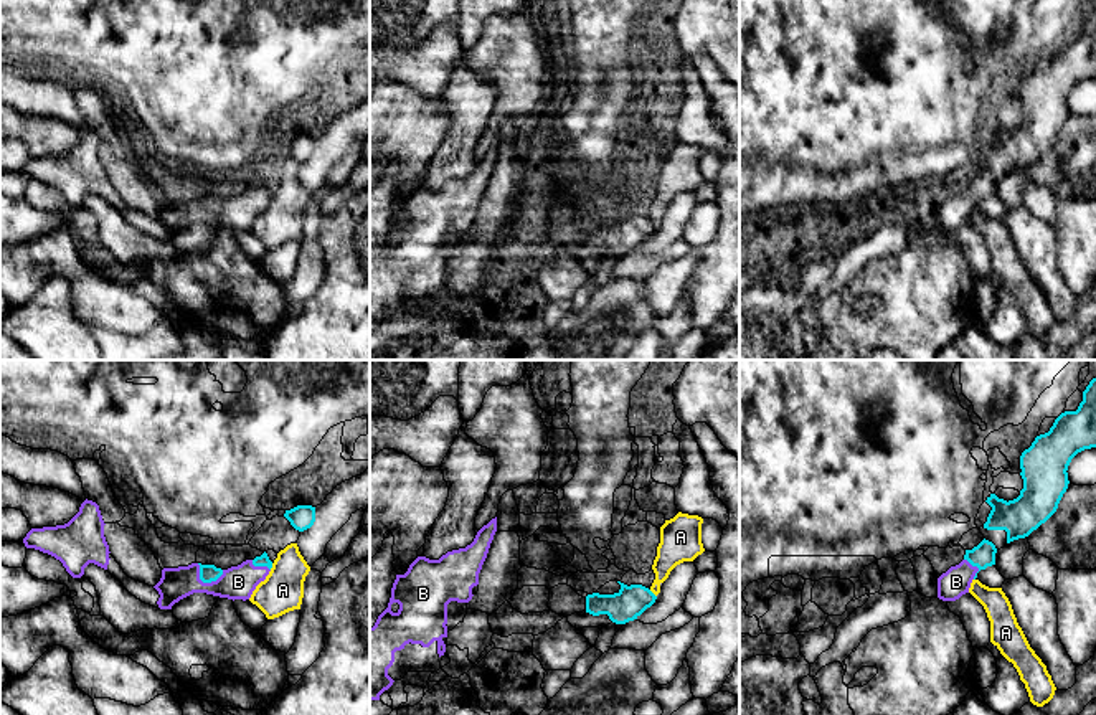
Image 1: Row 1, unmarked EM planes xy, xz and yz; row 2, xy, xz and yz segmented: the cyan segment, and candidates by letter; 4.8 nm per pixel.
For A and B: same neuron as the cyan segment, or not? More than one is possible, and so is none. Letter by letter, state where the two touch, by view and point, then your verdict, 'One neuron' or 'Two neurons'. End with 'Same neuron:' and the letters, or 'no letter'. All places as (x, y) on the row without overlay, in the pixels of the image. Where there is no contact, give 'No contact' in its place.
A: Touches cyan at xz (652, 223). Two neurons
B: Touches cyan at xy (205, 212). One neuron
Same neuron: B

